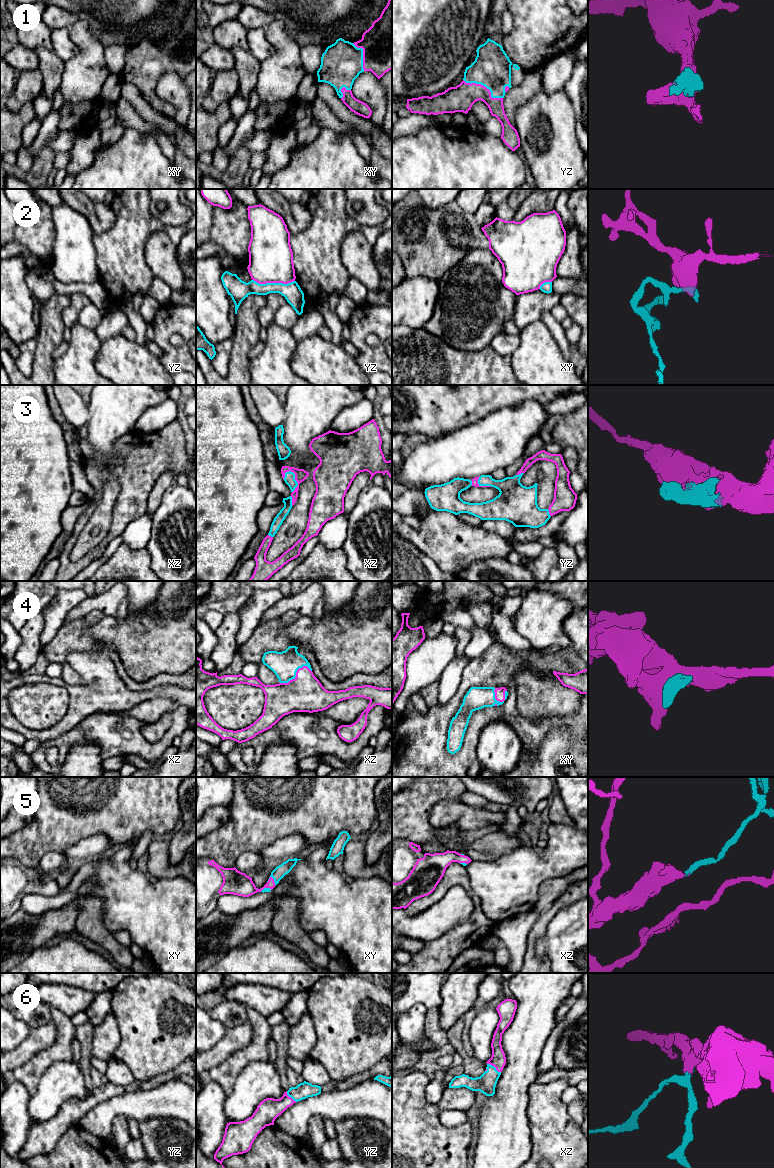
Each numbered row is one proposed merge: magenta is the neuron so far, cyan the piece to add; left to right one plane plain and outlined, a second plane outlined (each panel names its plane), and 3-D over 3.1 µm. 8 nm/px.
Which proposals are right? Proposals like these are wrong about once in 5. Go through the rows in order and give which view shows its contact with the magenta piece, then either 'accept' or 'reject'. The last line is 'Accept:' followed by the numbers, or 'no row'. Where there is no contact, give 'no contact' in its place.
1: yz | accept
2: yz | reject
3: xz | accept
4: xz | accept
5: xy | accept
6: xz | accept
Accept: 1, 3, 4, 5, 6

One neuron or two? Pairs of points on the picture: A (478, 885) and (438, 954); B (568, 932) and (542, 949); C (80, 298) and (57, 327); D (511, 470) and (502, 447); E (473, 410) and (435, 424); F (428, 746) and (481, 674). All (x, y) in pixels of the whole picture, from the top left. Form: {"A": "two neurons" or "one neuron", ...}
{"A": "two neurons", "B": "one neuron", "C": "two neurons", "D": "two neurons", "E": "one neuron", "F": "one neuron"}

